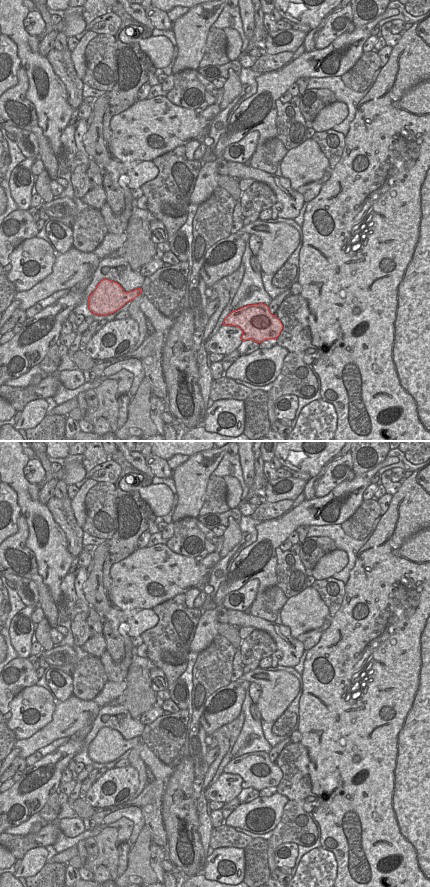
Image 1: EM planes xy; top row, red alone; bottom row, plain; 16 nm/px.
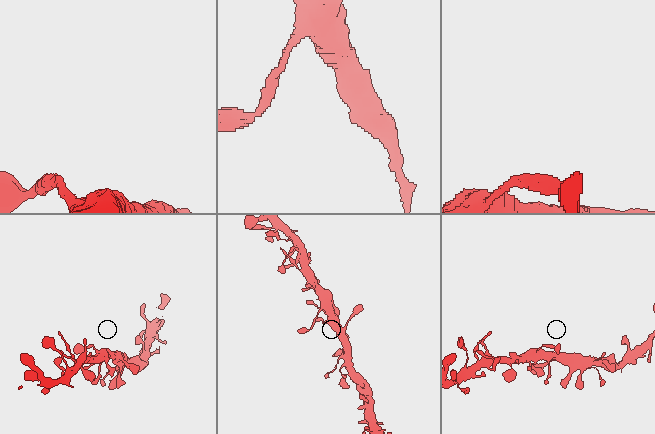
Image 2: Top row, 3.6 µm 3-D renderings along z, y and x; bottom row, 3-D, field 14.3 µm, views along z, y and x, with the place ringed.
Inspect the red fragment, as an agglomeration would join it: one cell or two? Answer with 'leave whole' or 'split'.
leave whole

